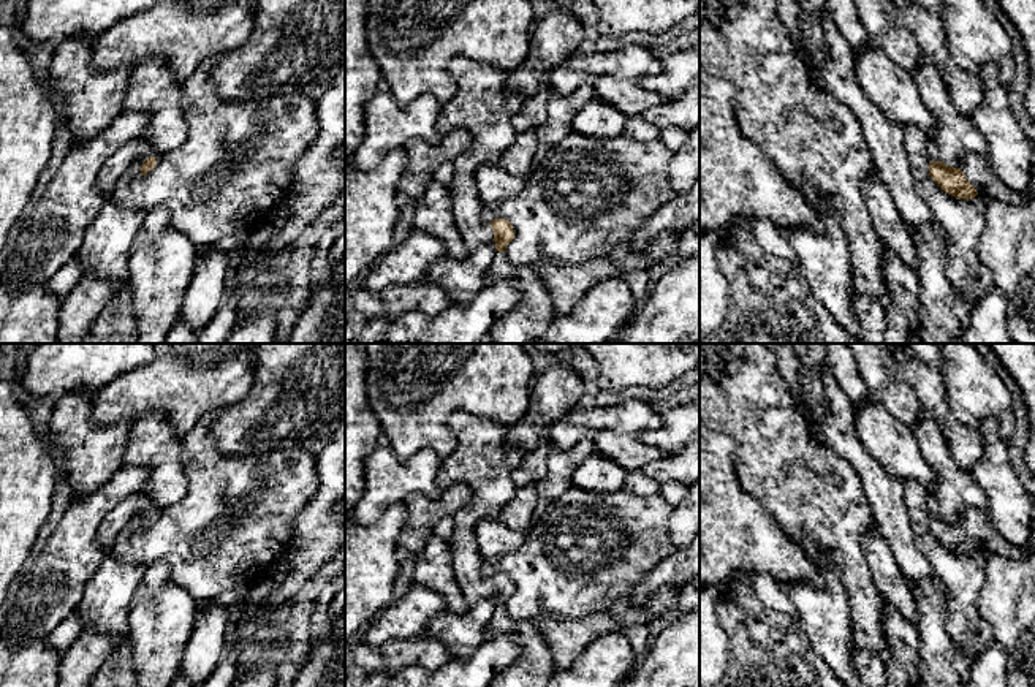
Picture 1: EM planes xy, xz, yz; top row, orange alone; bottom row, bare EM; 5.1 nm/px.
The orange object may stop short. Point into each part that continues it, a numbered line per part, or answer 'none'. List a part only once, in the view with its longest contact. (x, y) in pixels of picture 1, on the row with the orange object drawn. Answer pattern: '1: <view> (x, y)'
1: xz (485, 106)
2: yz (977, 170)

